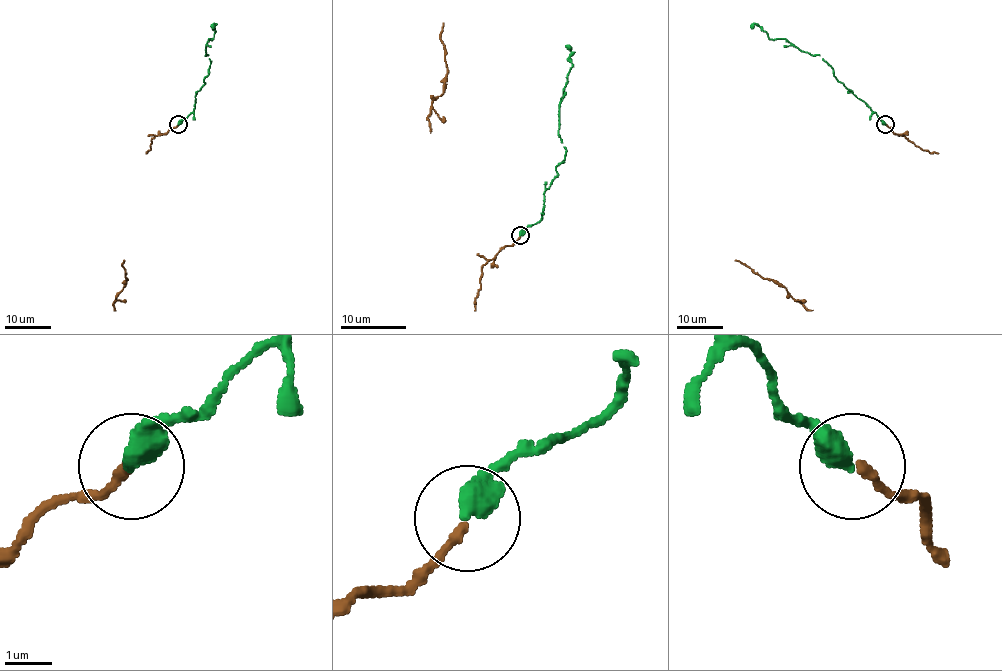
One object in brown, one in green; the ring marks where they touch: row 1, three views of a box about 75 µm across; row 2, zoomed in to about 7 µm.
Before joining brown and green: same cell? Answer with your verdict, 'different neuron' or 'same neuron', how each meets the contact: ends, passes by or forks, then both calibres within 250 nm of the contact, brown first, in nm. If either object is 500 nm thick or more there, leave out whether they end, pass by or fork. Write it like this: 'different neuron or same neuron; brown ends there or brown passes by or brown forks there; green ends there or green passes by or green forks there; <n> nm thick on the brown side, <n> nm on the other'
same neuron; brown ends there; green ends there; 190 nm thick on the brown side, 480 nm on the other

